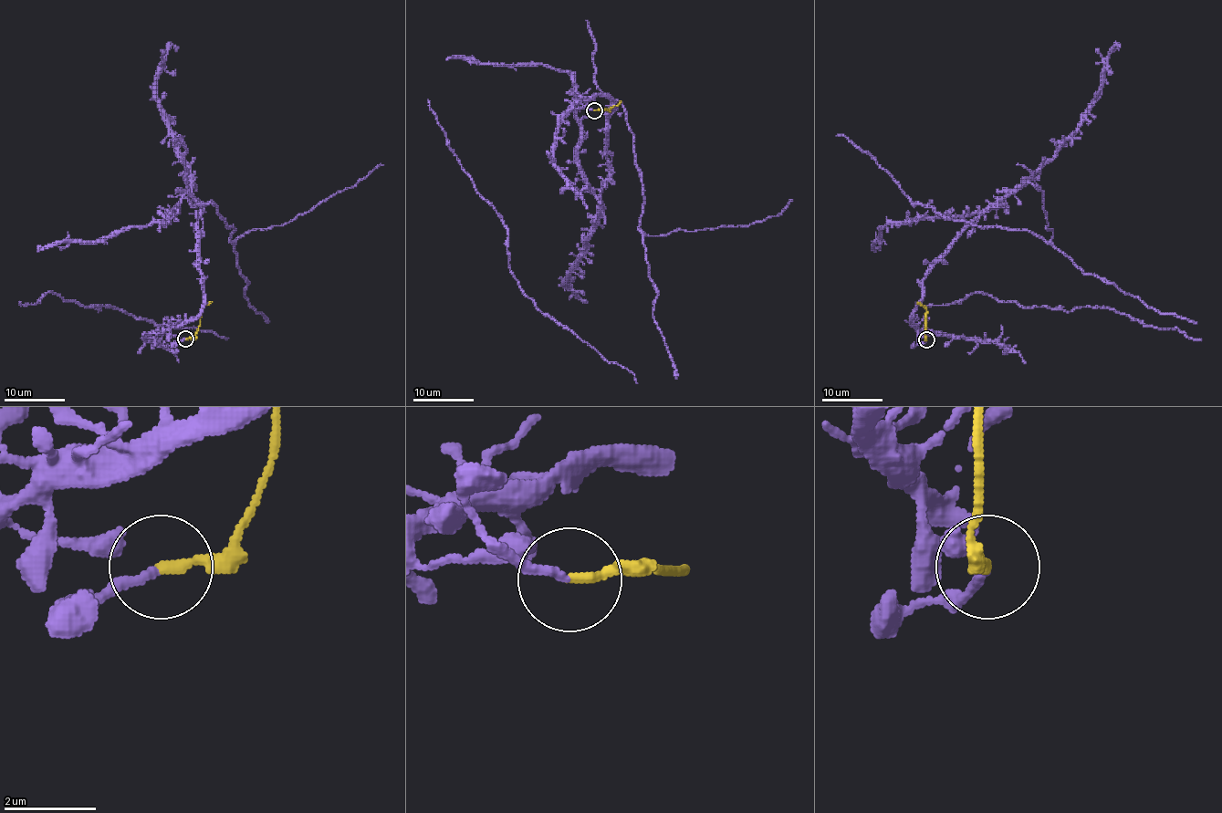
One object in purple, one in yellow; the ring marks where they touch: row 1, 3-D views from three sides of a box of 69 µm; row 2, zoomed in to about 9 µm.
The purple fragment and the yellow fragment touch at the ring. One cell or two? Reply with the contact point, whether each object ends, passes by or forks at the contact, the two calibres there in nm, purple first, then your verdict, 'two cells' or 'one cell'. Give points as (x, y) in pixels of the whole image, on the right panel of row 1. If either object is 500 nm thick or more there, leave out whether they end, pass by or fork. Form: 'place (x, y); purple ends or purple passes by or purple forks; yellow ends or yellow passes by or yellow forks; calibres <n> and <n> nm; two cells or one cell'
place (926, 339); purple ends; yellow ends; calibres 190 and 200 nm; one cell

